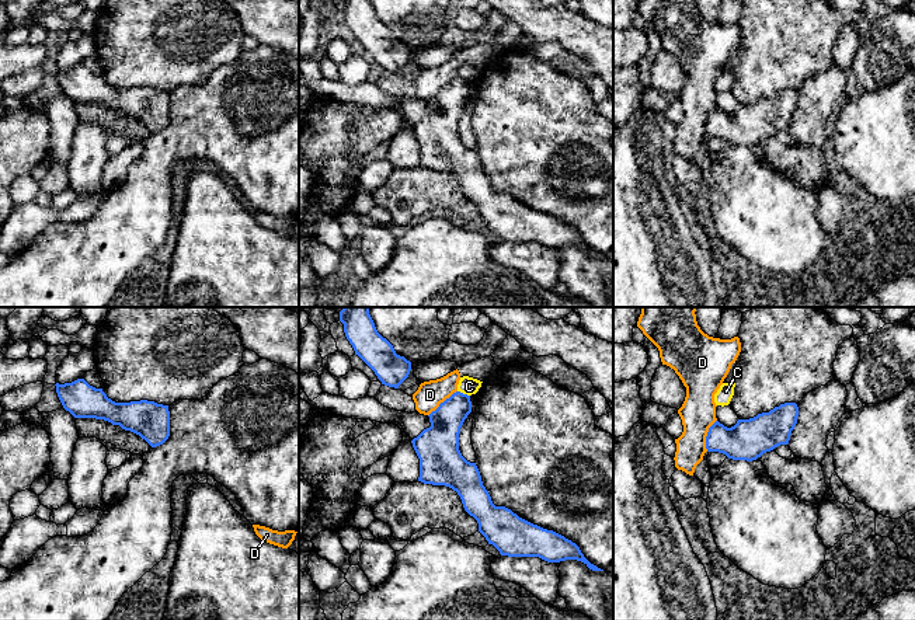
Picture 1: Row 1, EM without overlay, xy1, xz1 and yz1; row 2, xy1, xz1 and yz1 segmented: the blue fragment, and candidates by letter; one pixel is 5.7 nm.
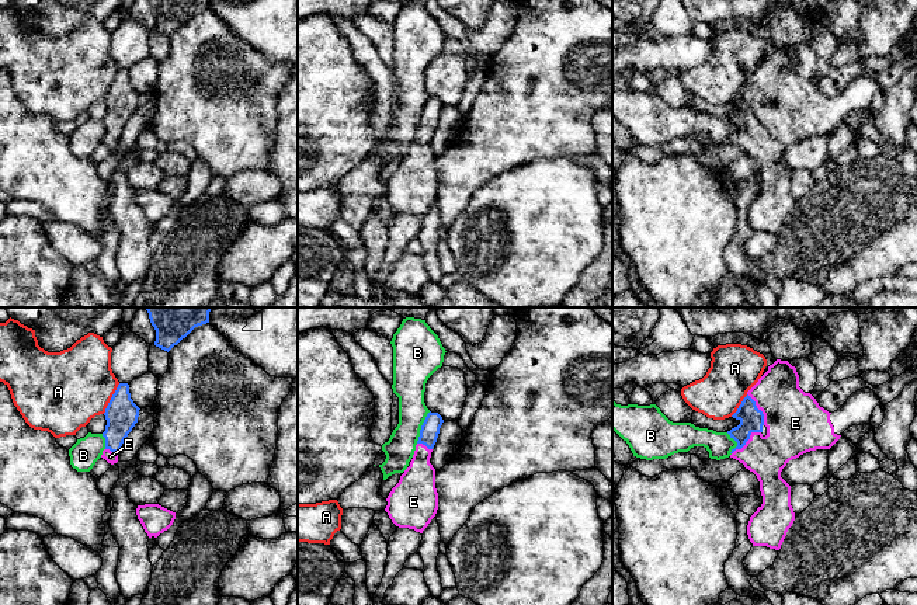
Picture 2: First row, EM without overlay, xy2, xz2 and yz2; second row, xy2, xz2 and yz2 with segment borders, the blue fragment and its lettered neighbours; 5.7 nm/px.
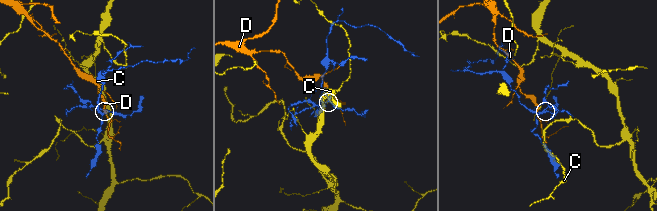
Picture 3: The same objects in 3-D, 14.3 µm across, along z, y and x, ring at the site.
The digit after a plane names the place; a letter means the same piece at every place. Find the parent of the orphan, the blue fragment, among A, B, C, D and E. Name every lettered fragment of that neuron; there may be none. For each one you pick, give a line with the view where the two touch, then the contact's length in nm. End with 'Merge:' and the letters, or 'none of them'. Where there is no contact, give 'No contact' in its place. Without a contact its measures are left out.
E: Touches blue in yz2. Shared border 220 nm
Merge: E

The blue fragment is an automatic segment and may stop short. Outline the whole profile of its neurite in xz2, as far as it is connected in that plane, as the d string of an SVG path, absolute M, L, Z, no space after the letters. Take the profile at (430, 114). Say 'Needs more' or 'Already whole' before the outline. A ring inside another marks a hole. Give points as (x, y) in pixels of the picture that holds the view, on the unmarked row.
Needs more. M438 98L427 100L410 152L386 184L385 197L399 213L423 219L437 199L435 154L430 149L430 143L442 108Z

